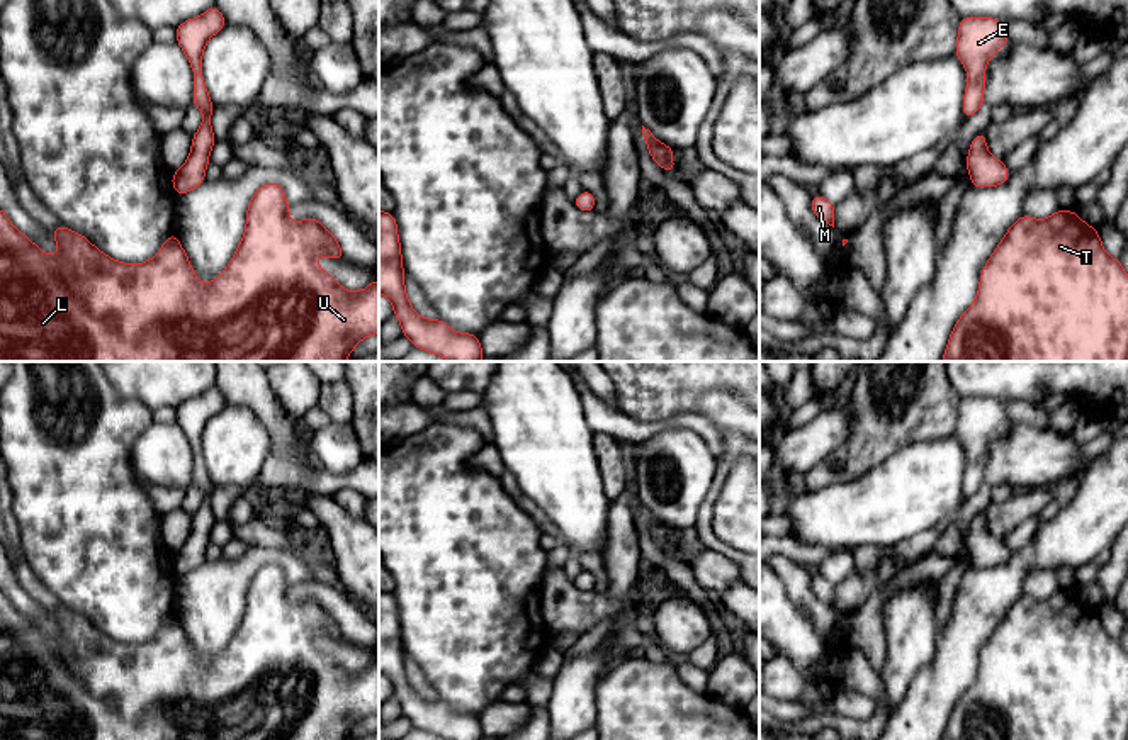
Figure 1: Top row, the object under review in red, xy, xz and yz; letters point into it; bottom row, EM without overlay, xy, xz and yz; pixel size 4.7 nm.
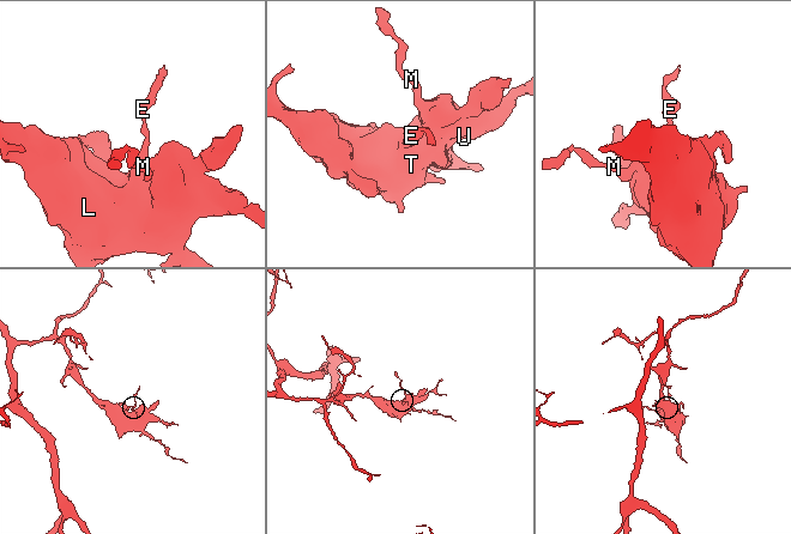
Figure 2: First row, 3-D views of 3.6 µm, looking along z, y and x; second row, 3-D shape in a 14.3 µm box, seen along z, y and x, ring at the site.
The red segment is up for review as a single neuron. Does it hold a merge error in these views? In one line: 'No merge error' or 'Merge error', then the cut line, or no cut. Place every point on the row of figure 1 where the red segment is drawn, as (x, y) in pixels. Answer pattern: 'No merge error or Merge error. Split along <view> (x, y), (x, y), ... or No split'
No merge error. No split

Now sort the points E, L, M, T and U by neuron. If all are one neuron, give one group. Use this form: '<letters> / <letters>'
E L M T U

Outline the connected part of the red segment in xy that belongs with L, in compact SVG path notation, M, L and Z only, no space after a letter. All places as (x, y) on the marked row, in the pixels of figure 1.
M277 182L262 185L250 200L245 234L233 260L207 285L195 277L175 233L165 239L155 258L139 265L127 265L112 260L85 236L61 224L58 229L49 231L58 241L58 255L49 256L25 234L17 231L0 209L0 362L345 362L364 338L379 334L379 280L374 278L364 290L345 290L326 270L316 265L318 256L347 258L336 238L316 217L292 222L289 207L284 188Z

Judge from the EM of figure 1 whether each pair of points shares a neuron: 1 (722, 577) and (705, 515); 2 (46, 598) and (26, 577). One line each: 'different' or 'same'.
1: different
2: same

